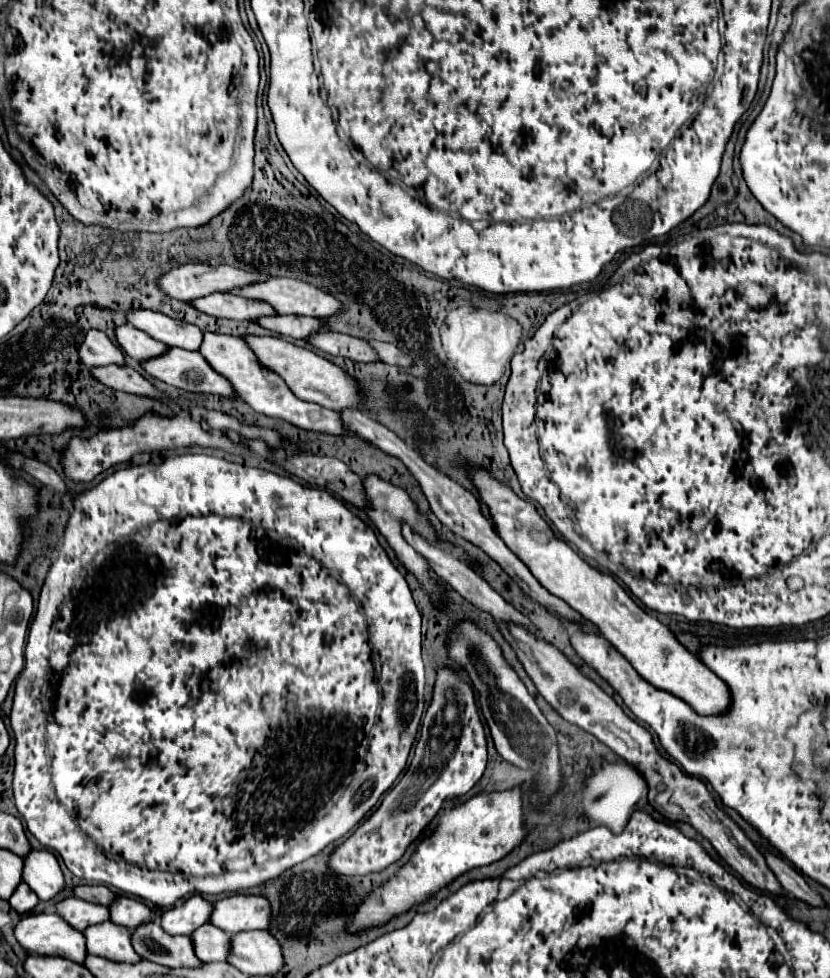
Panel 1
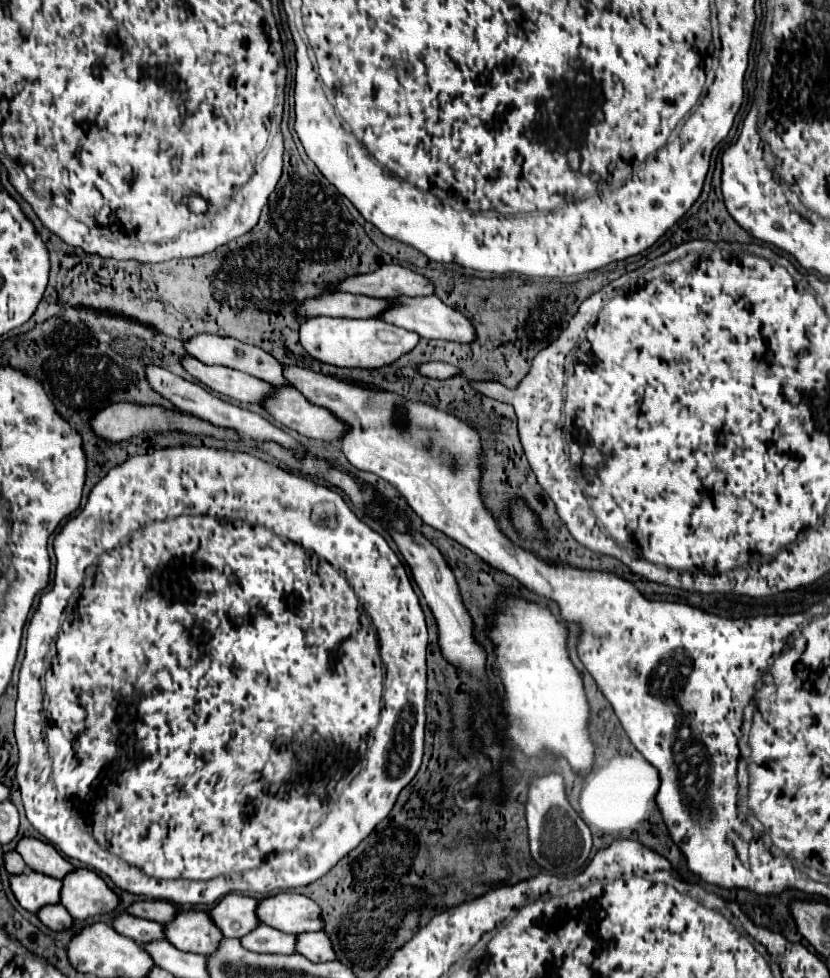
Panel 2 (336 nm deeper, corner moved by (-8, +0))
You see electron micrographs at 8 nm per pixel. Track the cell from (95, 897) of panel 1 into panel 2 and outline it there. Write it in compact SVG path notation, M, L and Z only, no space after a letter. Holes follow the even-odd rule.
M142 900L142 902L132 904L128 908L128 912L138 916L138 918L146 918L146 920L166 924L166 922L174 920L174 914L180 912L180 908L176 904L166 902L166 900Z

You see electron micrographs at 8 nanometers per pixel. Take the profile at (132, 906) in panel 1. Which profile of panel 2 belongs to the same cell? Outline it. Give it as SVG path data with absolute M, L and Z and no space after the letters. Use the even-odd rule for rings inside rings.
M180 910L174 922L166 924L166 940L184 952L210 956L218 950L222 938L220 928L210 920L208 912Z

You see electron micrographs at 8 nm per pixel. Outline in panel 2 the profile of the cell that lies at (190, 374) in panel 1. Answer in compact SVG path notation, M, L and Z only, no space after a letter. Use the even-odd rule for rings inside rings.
M276 388L276 394L264 402L264 410L286 428L314 440L336 442L350 430L328 408L308 402L296 388Z

